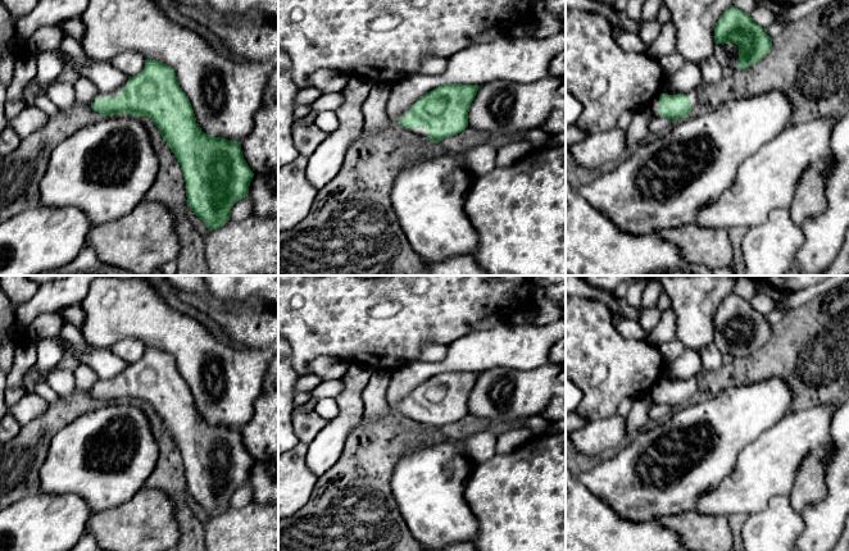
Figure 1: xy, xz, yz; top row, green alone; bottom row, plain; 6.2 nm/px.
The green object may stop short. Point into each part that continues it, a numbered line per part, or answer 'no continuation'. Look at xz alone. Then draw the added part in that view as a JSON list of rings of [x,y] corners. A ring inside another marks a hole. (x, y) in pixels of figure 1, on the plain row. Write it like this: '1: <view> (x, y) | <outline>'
1: xz (420, 418) | [[[403,414],[401,416],[410,418],[410,419],[416,420],[419,424],[430,427],[428,419],[426,416],[423,416],[422,414],[418,414],[417,416],[416,415],[405,415],[405,414]]]

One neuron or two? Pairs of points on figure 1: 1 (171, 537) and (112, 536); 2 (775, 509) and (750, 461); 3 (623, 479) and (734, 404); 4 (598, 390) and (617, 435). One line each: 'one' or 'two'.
1: one
2: two
3: one
4: two

